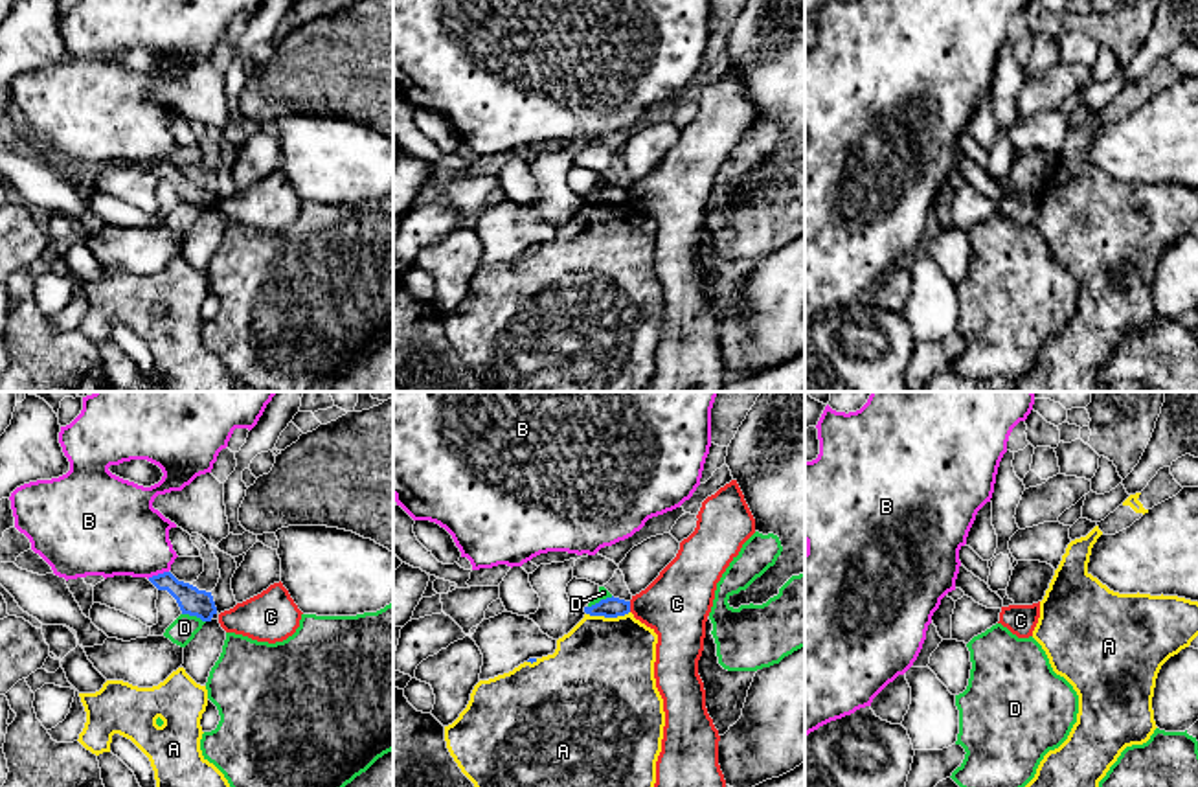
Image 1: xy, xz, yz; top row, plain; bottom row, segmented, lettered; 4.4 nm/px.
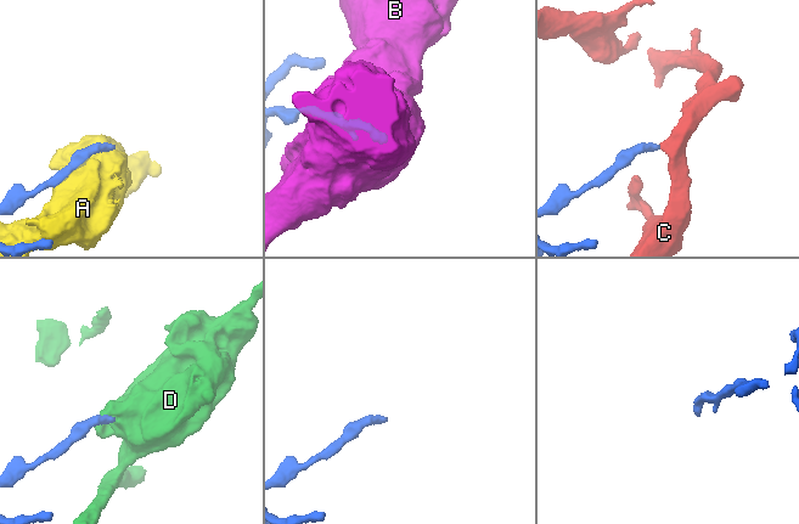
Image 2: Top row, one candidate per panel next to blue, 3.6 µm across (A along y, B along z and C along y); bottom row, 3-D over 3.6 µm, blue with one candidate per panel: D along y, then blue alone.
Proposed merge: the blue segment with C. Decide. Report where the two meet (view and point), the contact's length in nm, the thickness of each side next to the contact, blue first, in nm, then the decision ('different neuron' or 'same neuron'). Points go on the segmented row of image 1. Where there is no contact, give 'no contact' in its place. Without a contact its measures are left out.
contact xz (629, 607); length 50 nm; calibres 90 and 300 nm; different neuron

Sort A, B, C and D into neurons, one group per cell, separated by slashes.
A / B / C / D

